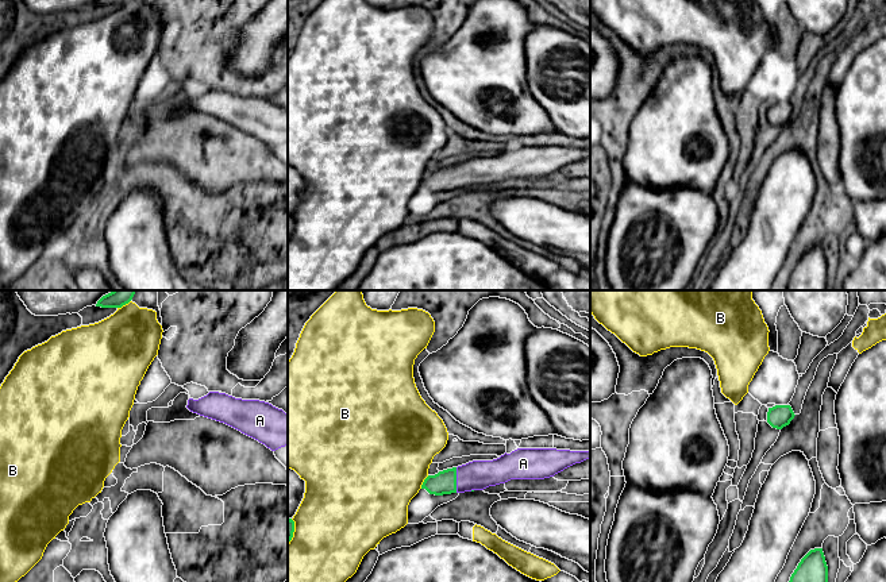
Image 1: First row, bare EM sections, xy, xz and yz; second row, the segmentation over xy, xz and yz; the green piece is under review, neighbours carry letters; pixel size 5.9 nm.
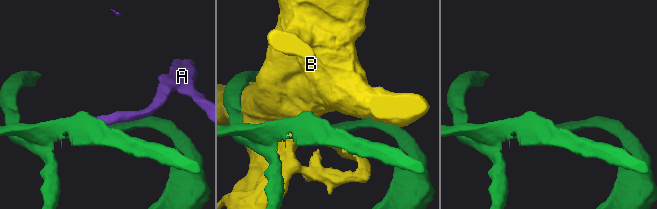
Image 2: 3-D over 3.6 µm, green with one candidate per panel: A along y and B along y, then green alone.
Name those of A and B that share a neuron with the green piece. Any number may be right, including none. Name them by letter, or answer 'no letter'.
A

